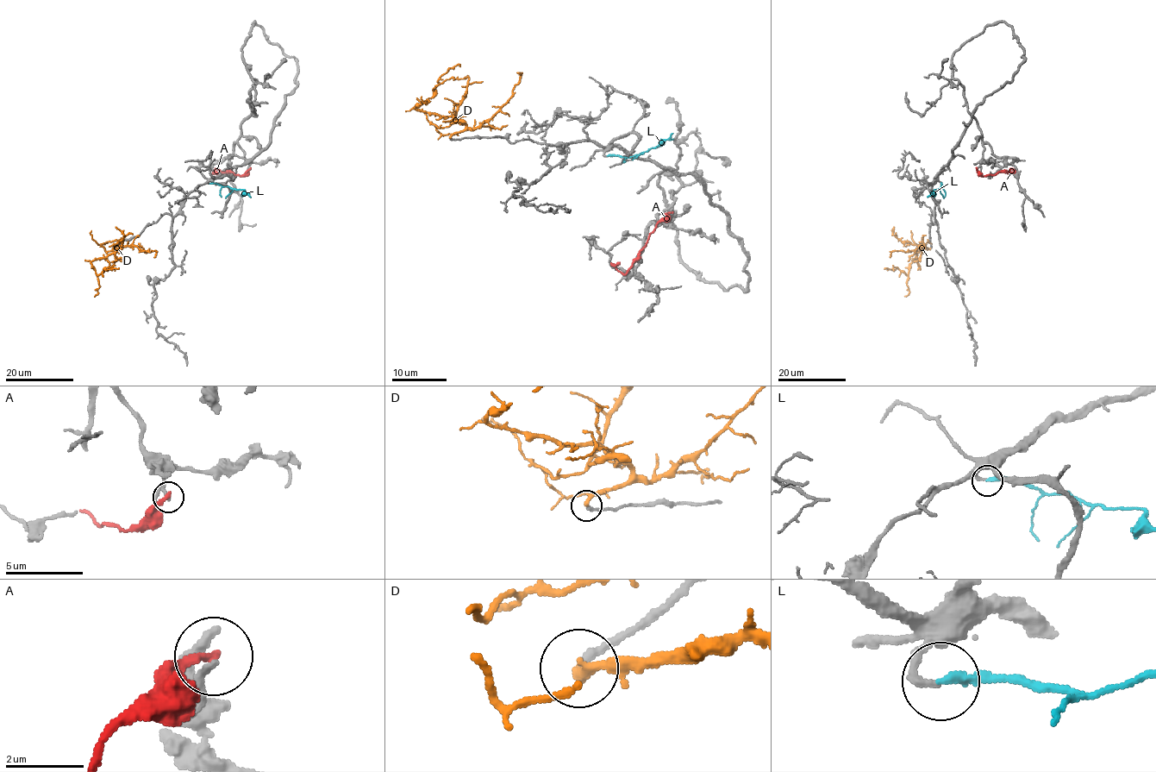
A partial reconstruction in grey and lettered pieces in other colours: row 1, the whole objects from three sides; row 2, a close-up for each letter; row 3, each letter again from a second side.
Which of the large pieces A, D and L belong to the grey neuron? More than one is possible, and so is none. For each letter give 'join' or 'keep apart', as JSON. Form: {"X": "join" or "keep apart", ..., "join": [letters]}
{"A": "keep apart", "D": "keep apart", "L": "join", "join": ["L"]}

